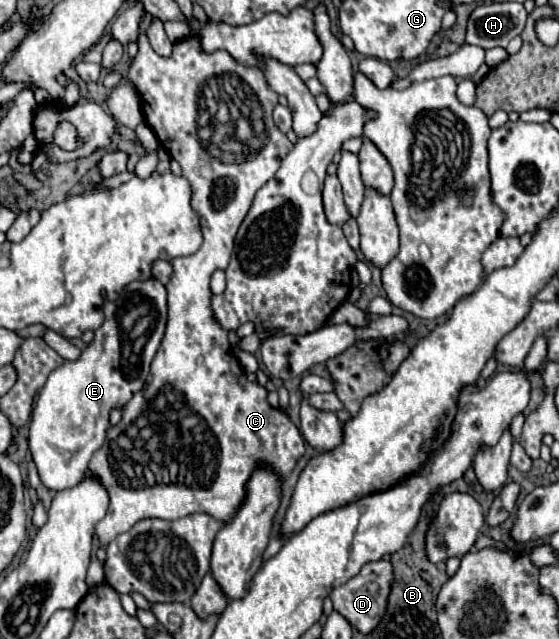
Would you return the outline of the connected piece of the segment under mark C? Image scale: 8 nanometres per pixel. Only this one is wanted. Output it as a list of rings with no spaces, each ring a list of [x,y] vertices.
[[[146,16],[142,22],[138,54],[128,66],[126,82],[132,84],[142,98],[144,122],[154,130],[158,142],[180,164],[182,176],[192,184],[192,208],[196,208],[196,216],[200,216],[204,240],[198,252],[170,262],[174,270],[166,284],[168,326],[152,360],[150,378],[126,408],[122,408],[120,424],[108,428],[104,444],[96,456],[92,456],[92,464],[88,464],[84,472],[84,478],[96,476],[110,496],[108,512],[96,524],[94,532],[104,548],[118,534],[130,530],[144,518],[176,520],[194,512],[204,512],[220,522],[228,522],[242,504],[246,482],[258,462],[270,462],[280,476],[288,476],[304,454],[304,440],[288,414],[266,402],[268,392],[264,386],[246,380],[226,330],[220,328],[210,306],[212,272],[228,266],[234,236],[252,206],[254,194],[276,174],[284,156],[292,150],[292,142],[272,120],[278,94],[268,88],[260,68],[244,68],[244,64],[236,64],[228,52],[200,52],[200,40],[196,40],[196,36],[174,42],[172,56],[168,58],[156,54],[146,38],[146,24],[150,24],[150,18],[152,16]]]

